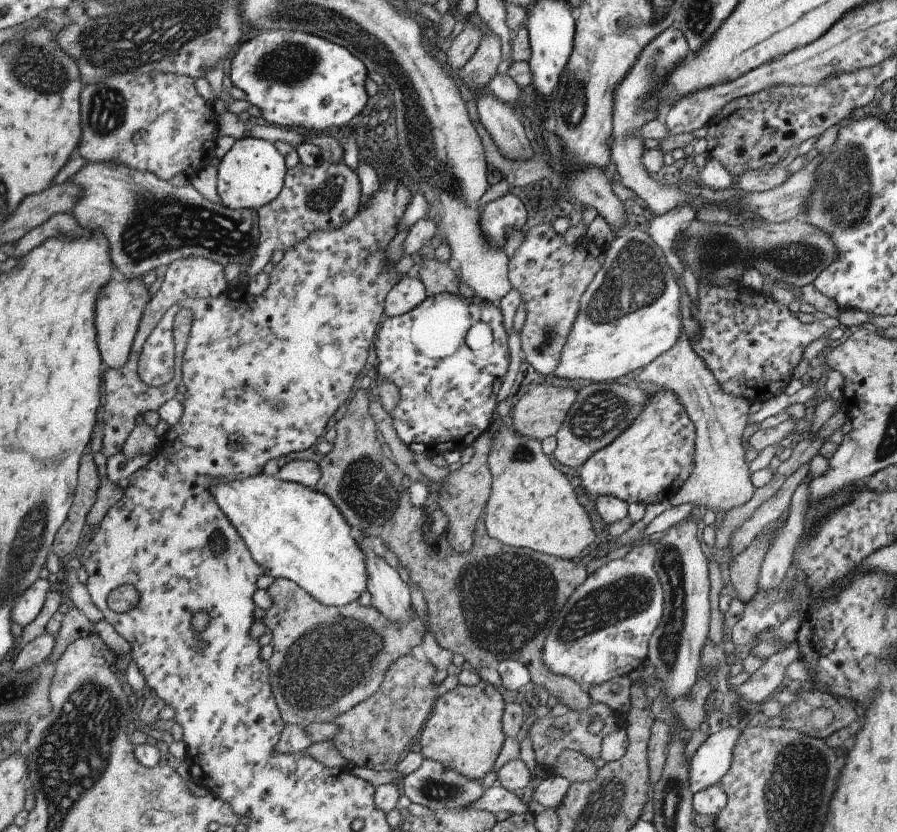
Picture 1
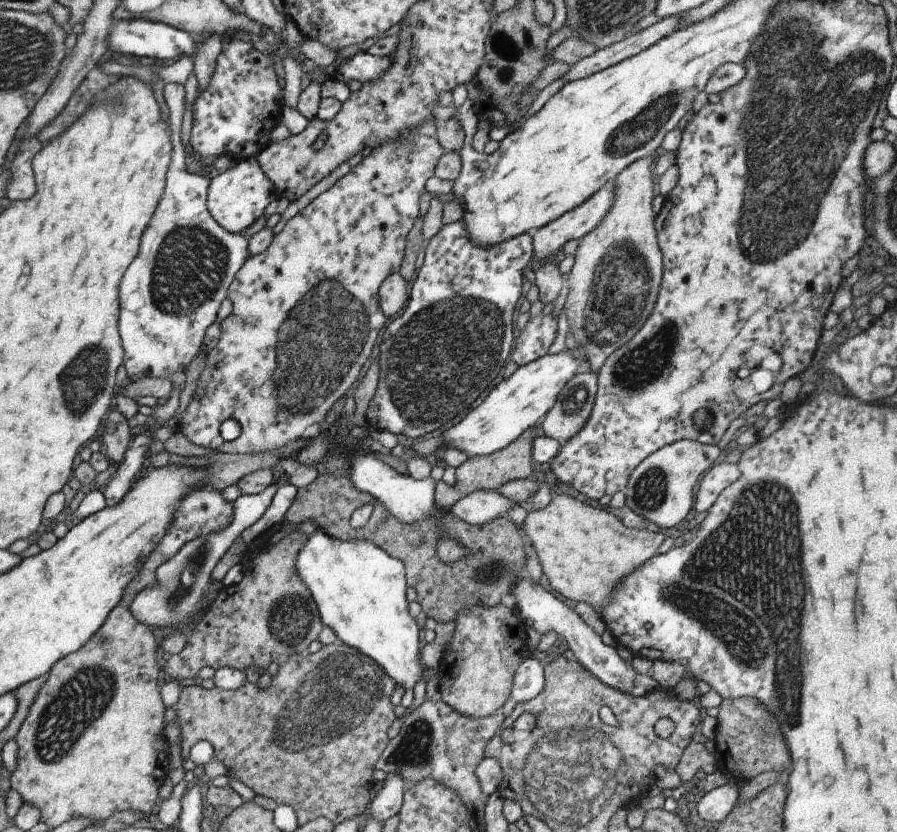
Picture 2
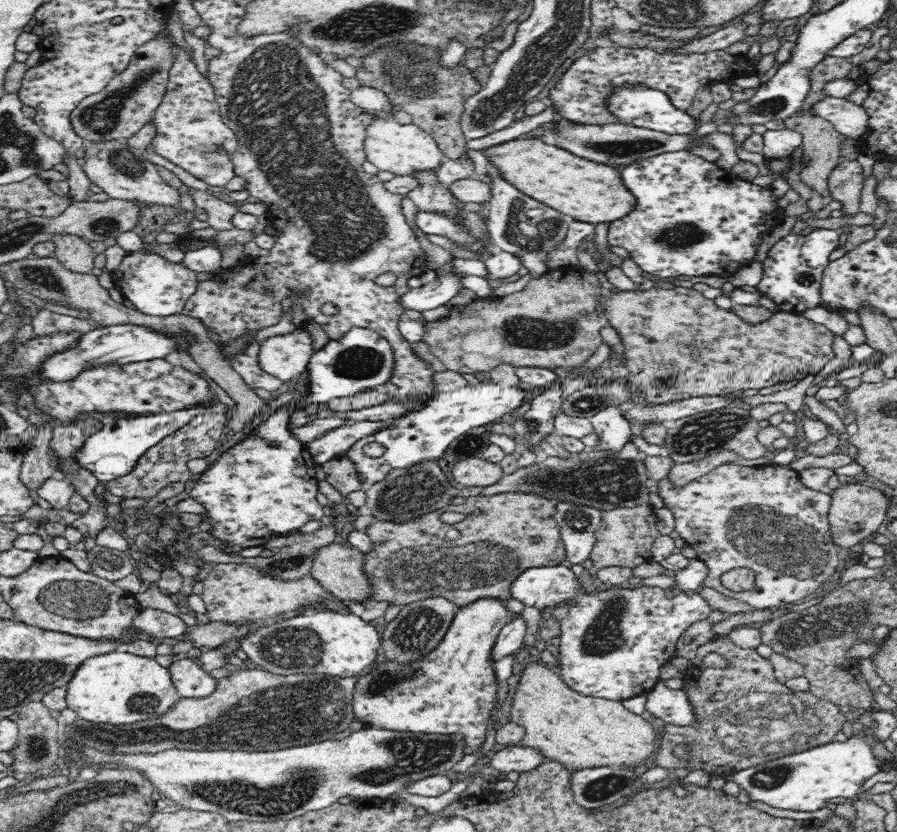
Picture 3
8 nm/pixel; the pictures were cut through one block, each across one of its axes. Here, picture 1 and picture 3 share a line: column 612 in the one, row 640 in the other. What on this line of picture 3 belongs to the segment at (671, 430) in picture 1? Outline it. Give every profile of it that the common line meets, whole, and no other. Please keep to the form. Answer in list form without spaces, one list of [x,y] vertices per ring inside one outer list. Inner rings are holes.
[[[483,598],[460,607],[452,625],[448,626],[446,634],[432,652],[406,662],[385,658],[385,661],[376,664],[368,673],[357,676],[350,704],[355,720],[362,721],[366,726],[403,733],[459,734],[467,744],[465,754],[476,753],[486,738],[486,726],[499,686],[493,667],[496,660],[491,657],[493,648],[502,627],[513,619],[513,612],[506,609],[504,601],[500,599]]]

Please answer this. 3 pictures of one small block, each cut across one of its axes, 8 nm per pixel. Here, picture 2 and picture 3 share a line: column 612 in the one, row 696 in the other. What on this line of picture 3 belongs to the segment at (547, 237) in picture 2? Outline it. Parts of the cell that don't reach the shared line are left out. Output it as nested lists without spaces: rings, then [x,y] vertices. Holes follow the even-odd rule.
[[[177,659],[167,669],[172,677],[172,686],[184,698],[202,698],[212,694],[216,688],[216,679],[208,675],[197,660]]]

